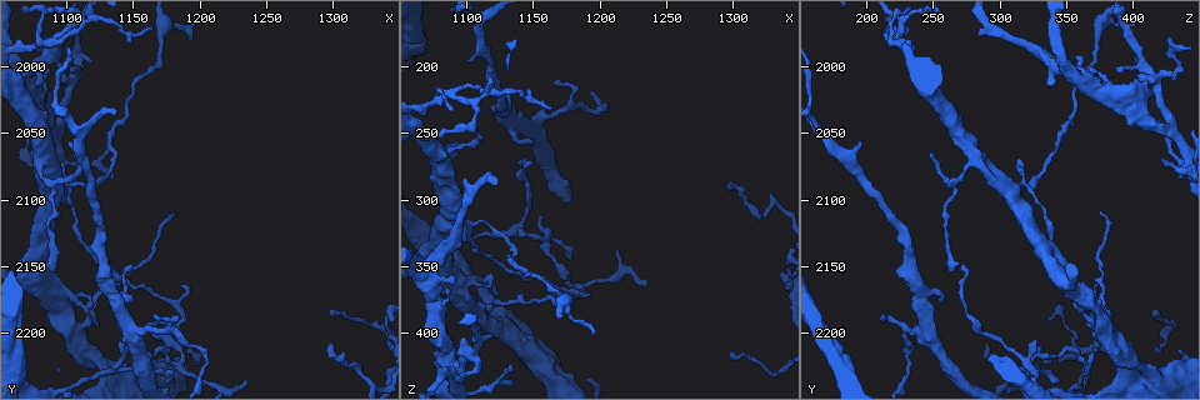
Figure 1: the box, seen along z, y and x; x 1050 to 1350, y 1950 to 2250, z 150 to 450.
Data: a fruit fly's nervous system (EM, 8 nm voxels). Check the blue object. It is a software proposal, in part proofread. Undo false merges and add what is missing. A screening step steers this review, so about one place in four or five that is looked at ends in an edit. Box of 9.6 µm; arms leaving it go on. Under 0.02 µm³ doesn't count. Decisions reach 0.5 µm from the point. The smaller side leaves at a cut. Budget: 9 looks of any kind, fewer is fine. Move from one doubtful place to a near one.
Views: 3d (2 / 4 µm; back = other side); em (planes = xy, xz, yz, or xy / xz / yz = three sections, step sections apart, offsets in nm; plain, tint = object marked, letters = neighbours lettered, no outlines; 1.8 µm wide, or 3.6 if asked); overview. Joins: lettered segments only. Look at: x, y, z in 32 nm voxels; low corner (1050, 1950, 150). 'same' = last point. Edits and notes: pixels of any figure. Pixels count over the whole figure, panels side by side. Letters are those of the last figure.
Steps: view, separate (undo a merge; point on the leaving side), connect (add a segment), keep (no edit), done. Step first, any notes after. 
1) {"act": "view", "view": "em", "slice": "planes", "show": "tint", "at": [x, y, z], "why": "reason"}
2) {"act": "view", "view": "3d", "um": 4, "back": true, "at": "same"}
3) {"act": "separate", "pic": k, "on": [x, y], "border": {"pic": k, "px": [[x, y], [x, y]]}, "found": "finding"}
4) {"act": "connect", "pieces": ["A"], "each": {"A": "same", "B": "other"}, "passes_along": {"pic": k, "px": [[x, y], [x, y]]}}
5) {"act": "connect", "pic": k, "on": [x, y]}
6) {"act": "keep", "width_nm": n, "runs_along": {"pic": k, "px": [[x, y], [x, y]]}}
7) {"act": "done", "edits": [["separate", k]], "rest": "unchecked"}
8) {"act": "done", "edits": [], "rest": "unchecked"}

{"act": "view", "view": "3d", "um": 4, "at": [1074, 2164, 352], "why": "a fork"}

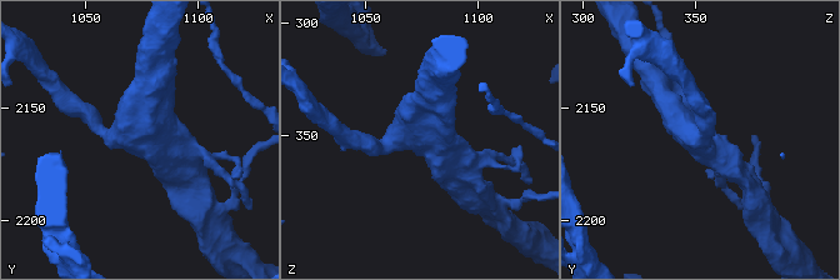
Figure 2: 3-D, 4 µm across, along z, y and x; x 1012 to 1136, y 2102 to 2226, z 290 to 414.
{"act": "view", "view": "em", "slice": "planes", "show": "letters", "at": [1076, 2162, 349], "arms": 3, "arm_widths_nm": [200, 300, 320]}

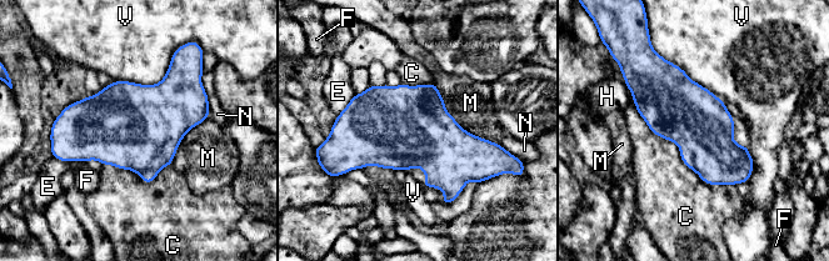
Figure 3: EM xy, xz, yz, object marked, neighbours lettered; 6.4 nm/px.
{"act": "keep", "each": {"C": "other", "E": "other", "F": "other", "H": "other", "M": "other", "N": "other", "V": "other"}, "border": {"pic": 3, "px": [[625, 83], [690, 169], [735, 185]]}, "found": "all the same neuron"}

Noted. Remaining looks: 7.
{"act": "view", "view": "em", "slice": "yz", "step": 4, "show": "letters", "at": [1136, 2226, 324], "why": "abrupt turn"}

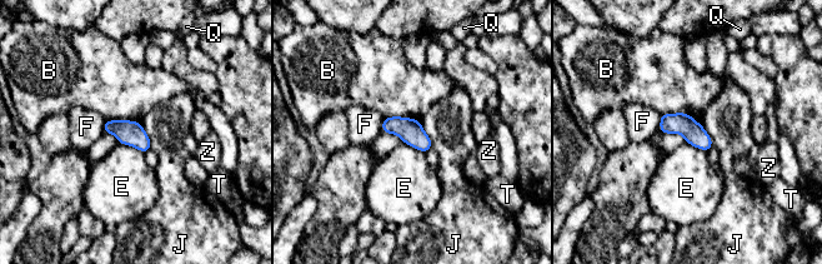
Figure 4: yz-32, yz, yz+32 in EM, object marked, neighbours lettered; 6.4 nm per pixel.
{"act": "keep", "longest_contact_nm": ["B", 240], "each": {"B": "other", "E": "other", "F": "other", "J": "other", "Q": "other", "T": "other", "Z": "other"}, "border": {"pic": 4, "px": [[384, 116], [410, 116], [419, 120]]}, "found": "all the same neuron"}

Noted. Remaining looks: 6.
{"act": "view", "view": "em", "slice": "planes", "show": "tint", "at": [1150, 2200, 246], "why": "three arms meet"}

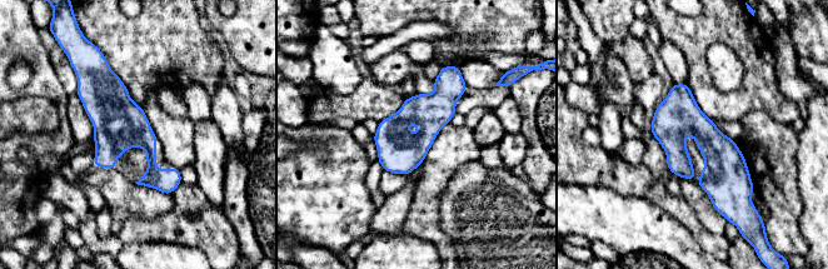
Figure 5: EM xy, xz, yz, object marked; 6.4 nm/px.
{"act": "view", "view": "em", "slice": "planes", "show": "letters", "at": "same"}

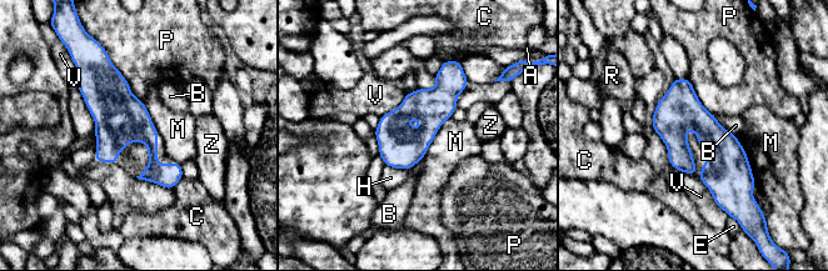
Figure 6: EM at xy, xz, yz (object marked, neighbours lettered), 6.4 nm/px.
{"act": "keep", "width_nm": 260, "each": {"A": "other", "B": "other", "C": "other", "E": "other", "H": "other", "M": "other", "P": "other", "R": "other", "V": "other", "Z": "other"}, "found": "all the same neuron"}

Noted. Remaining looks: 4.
{"act": "view", "view": "em", "slice": "xz", "step": 8, "show": "letters", "at": [1132, 2052, 426], "why": "branch stops here"}

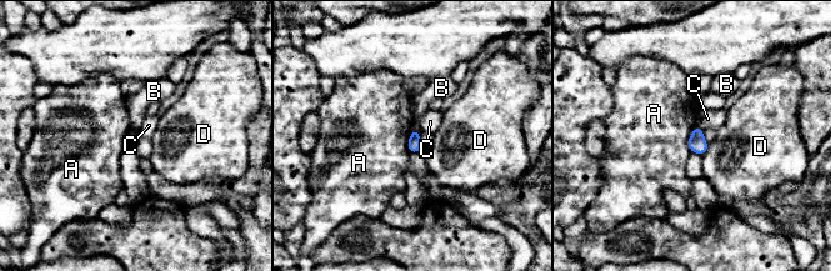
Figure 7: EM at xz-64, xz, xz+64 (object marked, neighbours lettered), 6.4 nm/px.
{"act": "view", "view": "em", "slice": "yz", "step": 8, "show": "letters", "at": "same"}

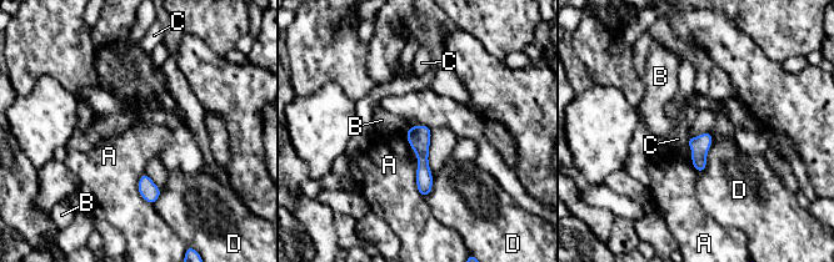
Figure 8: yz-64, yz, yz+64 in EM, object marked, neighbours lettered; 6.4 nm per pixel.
{"act": "keep", "longest_contact_nm": ["A", 440], "each": {"A": "other", "B": "other", "C": "other", "D": "other"}, "border": {"pic": 8, "px": [[405, 132], [423, 197]]}, "found": "none of them fits"}

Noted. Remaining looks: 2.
{"act": "done", "edits": [], "rest": "unchecked"}

